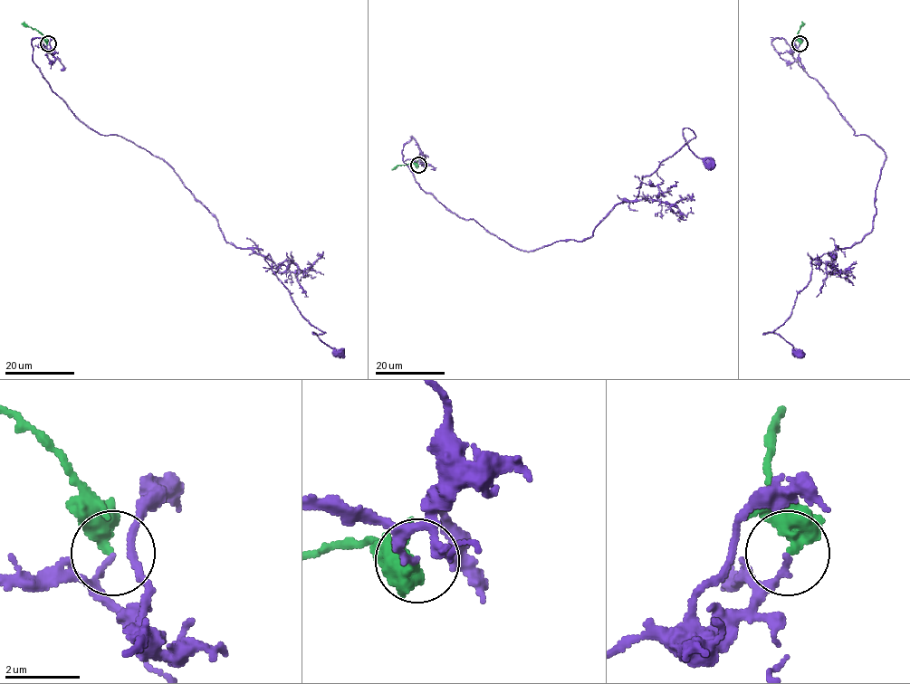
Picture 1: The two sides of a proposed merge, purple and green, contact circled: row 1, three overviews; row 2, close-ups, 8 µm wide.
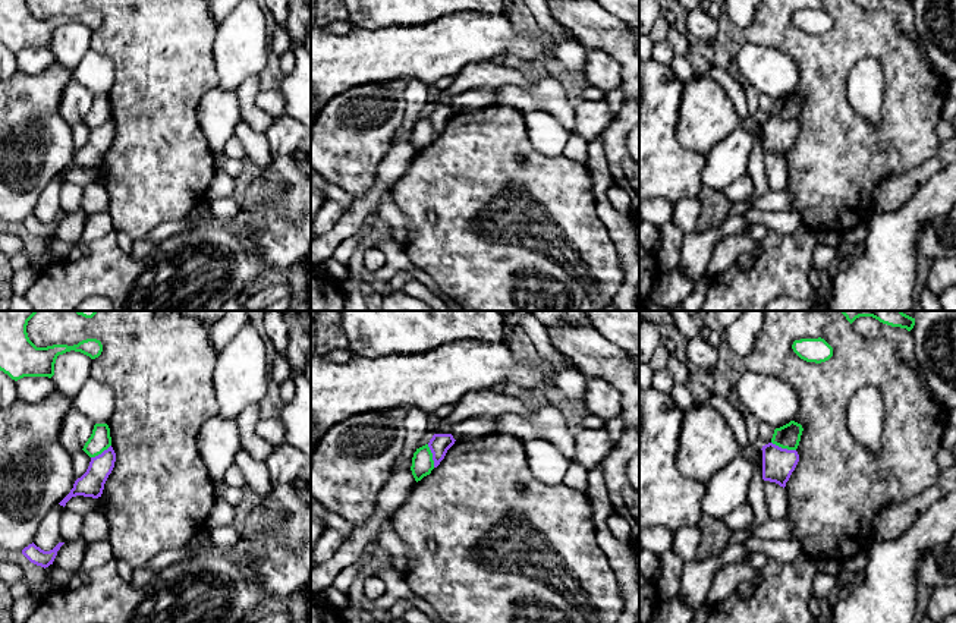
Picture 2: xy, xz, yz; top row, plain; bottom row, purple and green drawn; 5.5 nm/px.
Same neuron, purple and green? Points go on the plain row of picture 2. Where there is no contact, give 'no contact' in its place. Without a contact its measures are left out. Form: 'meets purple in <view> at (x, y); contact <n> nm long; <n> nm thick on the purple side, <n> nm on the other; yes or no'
meets purple in yz at (783, 120); contact 140 nm long; 180 nm thick on the purple side, 130 nm on the other; no

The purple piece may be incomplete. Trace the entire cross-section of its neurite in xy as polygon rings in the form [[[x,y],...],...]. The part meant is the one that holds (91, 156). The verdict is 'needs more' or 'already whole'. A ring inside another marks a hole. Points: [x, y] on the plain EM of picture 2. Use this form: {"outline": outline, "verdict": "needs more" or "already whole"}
{"outline": [[[111,117],[101,126],[91,129],[87,144],[75,152],[70,164],[59,176],[65,179],[66,174],[76,167],[101,169],[104,155],[114,139],[114,133],[116,125]]], "verdict": "already whole"}

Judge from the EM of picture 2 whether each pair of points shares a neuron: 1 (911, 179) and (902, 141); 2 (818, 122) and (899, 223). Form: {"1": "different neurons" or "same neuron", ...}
{"1": "different neurons", "2": "different neurons"}

